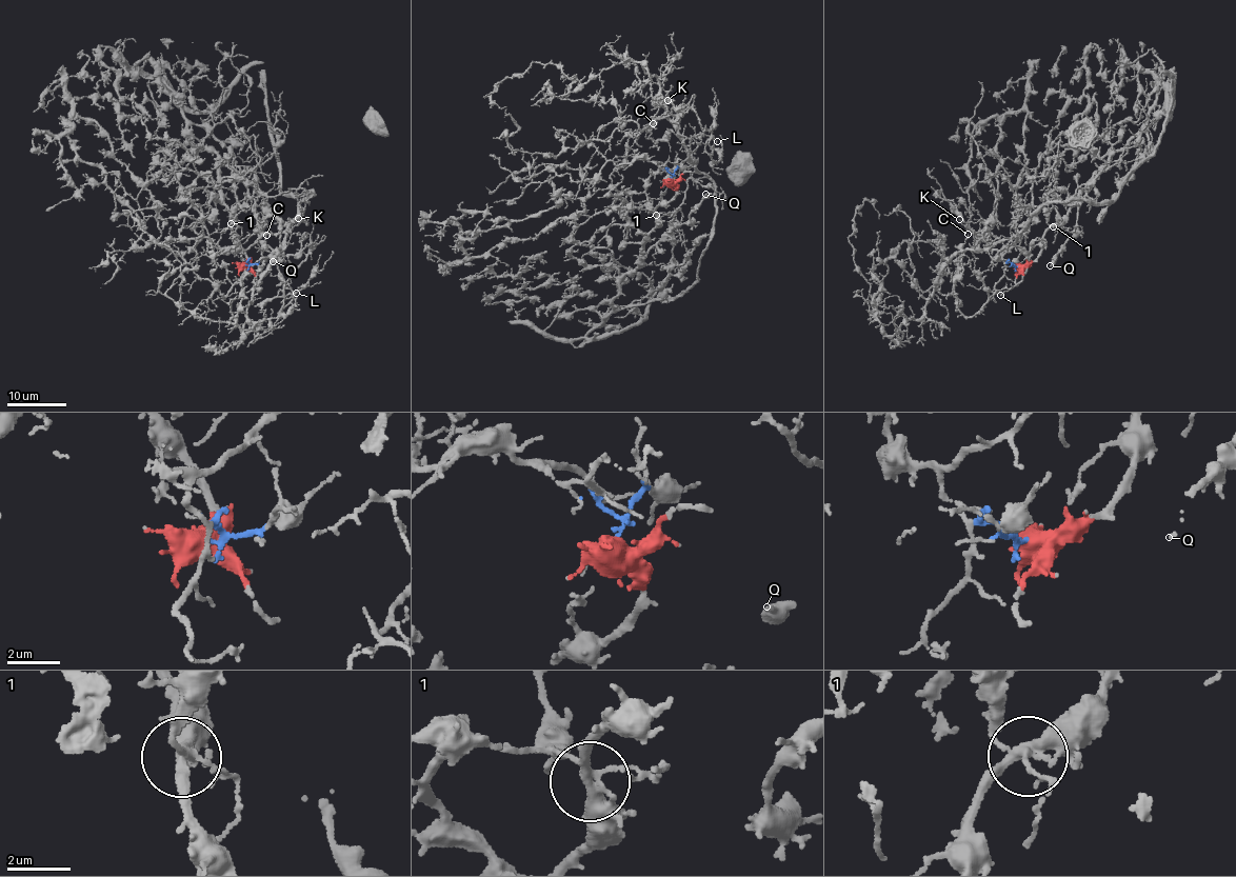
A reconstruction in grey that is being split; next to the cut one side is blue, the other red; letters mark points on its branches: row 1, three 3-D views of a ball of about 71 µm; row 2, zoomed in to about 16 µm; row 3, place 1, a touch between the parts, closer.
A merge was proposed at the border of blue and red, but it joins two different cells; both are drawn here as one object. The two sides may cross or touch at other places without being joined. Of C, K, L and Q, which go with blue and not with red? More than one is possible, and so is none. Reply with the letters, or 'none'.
C, K, L

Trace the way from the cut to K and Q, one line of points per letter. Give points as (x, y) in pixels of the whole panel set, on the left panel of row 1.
K: (246, 265), (248, 265), (241, 257), (257, 238), (283, 233), (287, 234), (281, 247), (284, 247), (298, 219)
Q: (245, 265), (218, 177), (221, 165), (243, 178), (274, 262)

